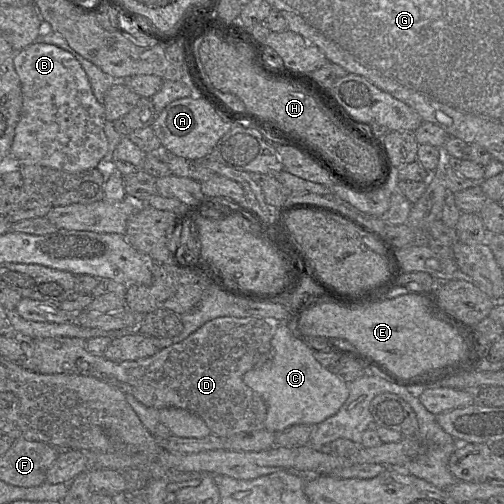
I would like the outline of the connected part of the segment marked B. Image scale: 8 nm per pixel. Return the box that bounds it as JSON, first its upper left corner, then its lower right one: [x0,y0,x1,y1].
[9,42,108,173]

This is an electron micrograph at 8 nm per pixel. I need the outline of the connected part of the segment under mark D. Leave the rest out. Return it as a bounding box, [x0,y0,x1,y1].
[21,316,275,438]

